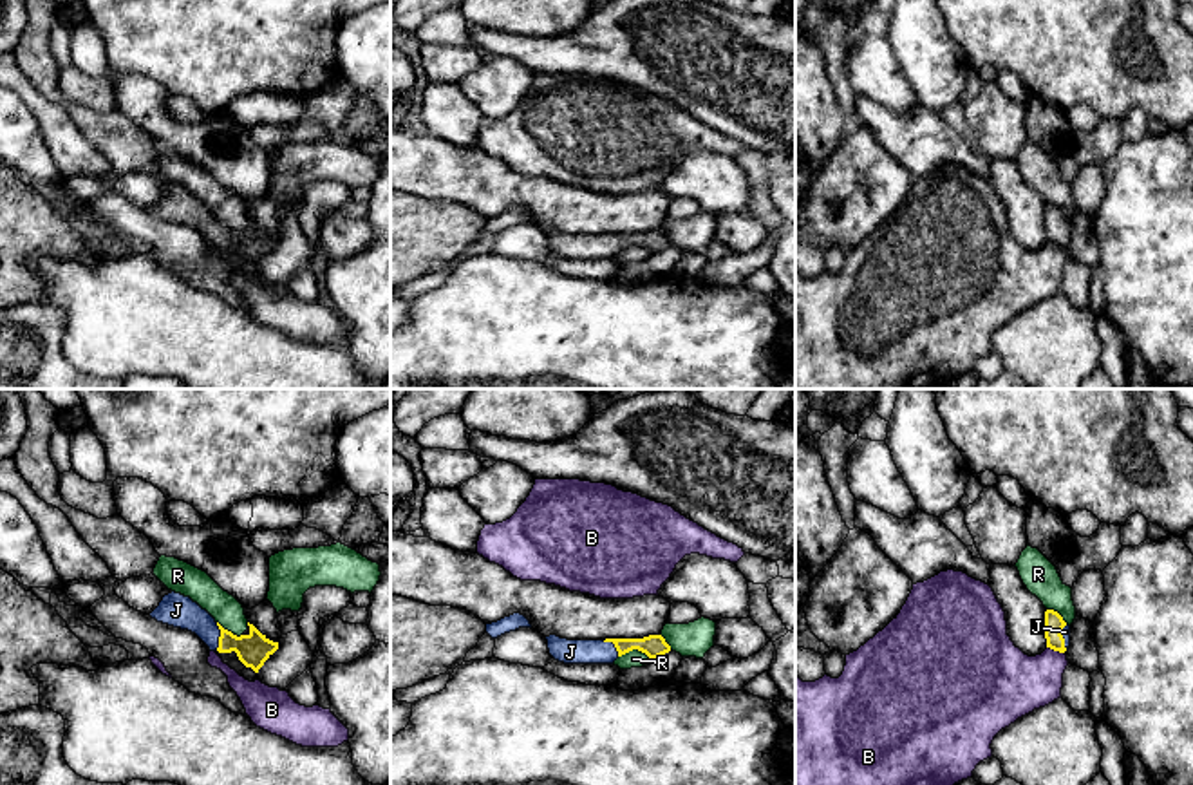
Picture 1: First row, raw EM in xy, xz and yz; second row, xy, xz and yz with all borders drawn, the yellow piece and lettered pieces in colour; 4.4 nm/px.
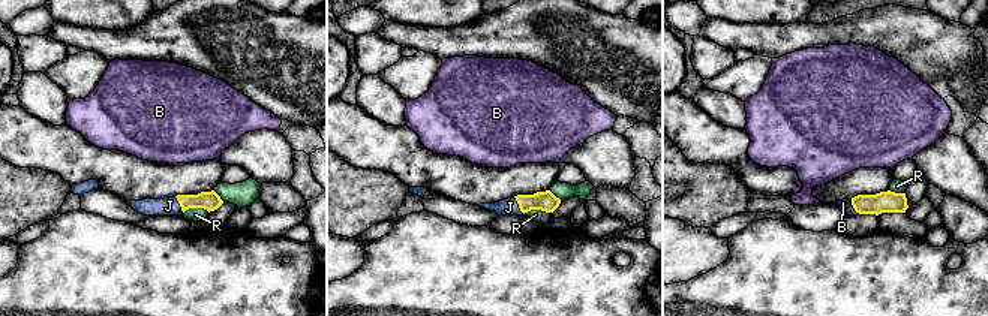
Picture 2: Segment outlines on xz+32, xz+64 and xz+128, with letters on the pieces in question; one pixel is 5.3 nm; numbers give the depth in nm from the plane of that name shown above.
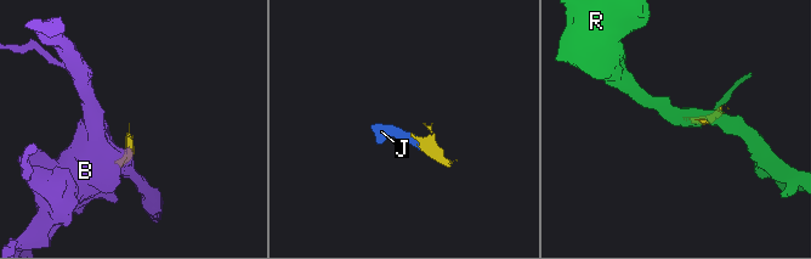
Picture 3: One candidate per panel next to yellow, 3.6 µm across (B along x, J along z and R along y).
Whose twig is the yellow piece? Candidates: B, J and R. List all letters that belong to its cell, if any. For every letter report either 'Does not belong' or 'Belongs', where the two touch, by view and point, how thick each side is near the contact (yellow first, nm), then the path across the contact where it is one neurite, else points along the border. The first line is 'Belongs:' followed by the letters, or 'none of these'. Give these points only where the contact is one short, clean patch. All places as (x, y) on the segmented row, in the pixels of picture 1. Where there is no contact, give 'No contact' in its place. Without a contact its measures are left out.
Belongs: J
B: Does not belong. Touches yellow at yz (1056, 650). Thickness 90 nm (yellow) against 300 nm. Boundary: yz (1047, 646), (1063, 653)
J: Belongs. Touches yellow at xy (219, 637). Thickness 150 nm (yellow) against 150 nm. Path across: xy (253, 650), (219, 637), (199, 621), (176, 610)
R: Does not belong. Touches yellow at xz (635, 648). Thickness 100 nm (yellow) against 80 nm

